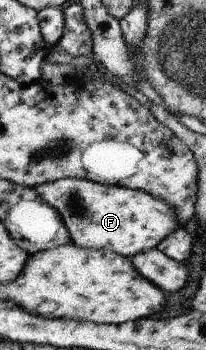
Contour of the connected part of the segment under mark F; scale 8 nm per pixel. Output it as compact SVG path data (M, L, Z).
M61 178L34 189L45 203L57 209L72 243L83 249L110 250L131 258L157 248L169 233L183 228L167 201L139 189L77 178Z

